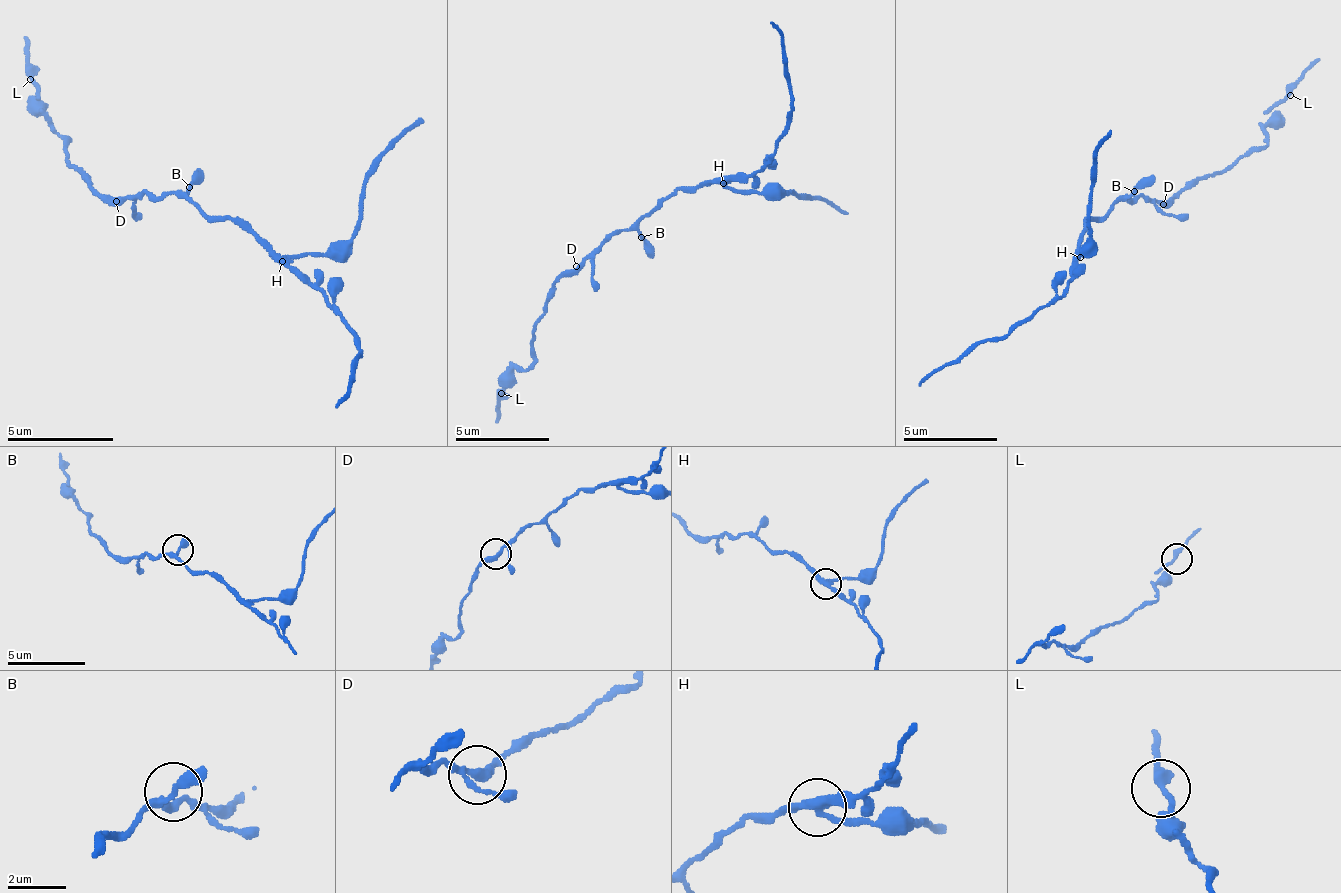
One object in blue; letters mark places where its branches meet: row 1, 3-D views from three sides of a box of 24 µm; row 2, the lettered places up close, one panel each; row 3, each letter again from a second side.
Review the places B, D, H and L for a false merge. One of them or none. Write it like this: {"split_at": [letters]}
{"split_at": ["H"]}

